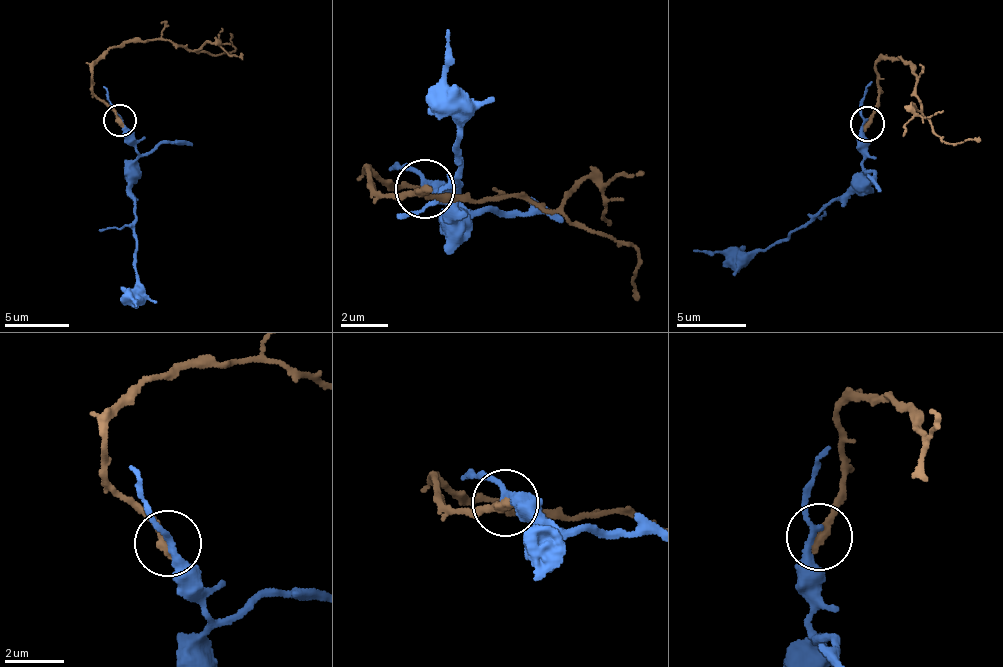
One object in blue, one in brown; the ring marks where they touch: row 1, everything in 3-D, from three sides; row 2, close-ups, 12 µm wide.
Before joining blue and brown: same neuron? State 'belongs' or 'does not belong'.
does not belong

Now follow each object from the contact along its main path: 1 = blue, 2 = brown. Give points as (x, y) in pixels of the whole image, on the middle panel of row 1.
1: (422, 185), (464, 211), (460, 222), (451, 210), (459, 157), (461, 113), (444, 90), (449, 29)
2: (423, 188), (378, 192), (367, 168), (401, 187), (476, 202), (512, 195), (610, 234), (640, 256), (639, 301)

